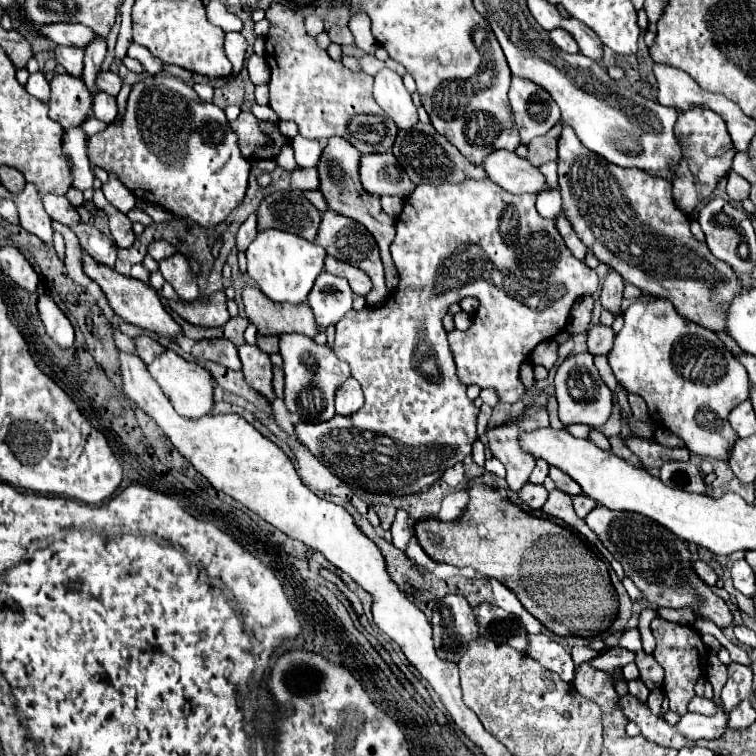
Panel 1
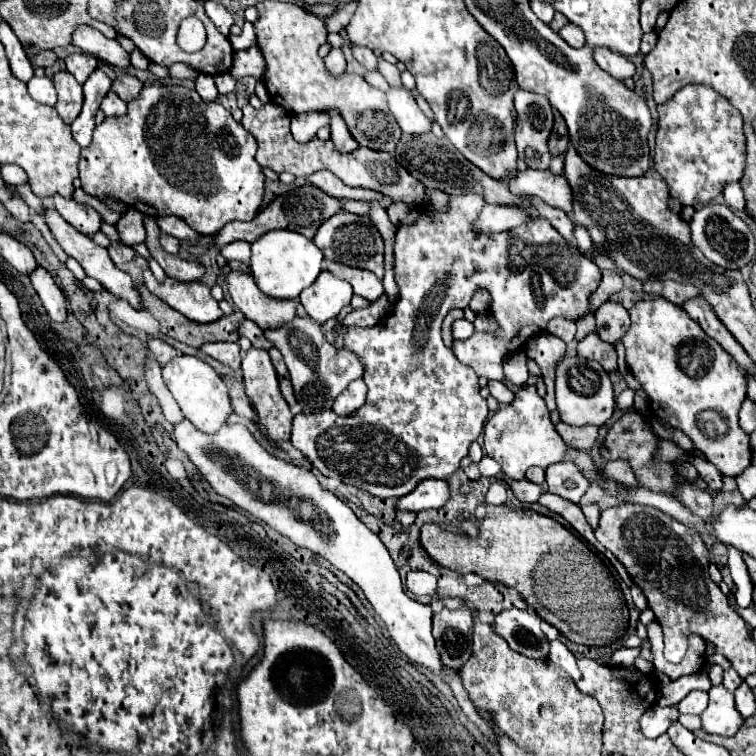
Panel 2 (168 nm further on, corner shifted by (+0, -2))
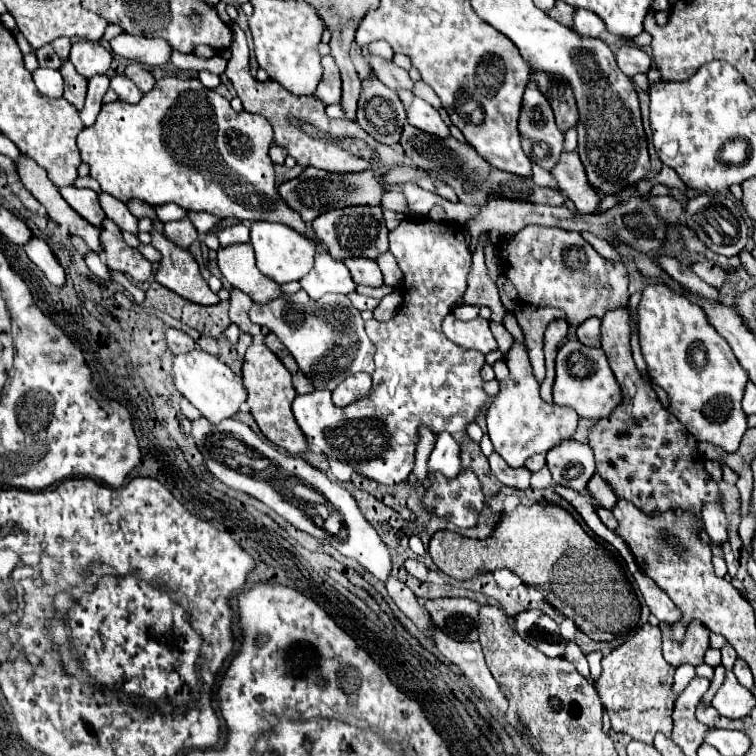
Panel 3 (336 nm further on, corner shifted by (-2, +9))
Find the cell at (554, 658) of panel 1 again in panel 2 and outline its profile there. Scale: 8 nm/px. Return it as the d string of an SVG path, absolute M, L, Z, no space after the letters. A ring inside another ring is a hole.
M559 640L551 642L549 660L551 660L553 664L557 664L559 668L563 668L565 672L569 672L575 682L581 680L581 672L579 672L579 668L577 668L577 660L575 660L575 656L571 654L571 650L569 650L563 642L559 642Z

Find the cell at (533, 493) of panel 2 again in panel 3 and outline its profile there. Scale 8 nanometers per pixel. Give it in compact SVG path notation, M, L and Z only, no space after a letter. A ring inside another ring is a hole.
M491 453L489 457L491 463L491 475L495 475L503 485L515 487L515 489L529 489L529 479L531 471L529 469L511 469L497 453Z

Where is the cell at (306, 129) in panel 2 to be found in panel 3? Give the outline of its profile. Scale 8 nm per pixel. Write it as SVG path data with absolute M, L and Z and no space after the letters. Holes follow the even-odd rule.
M325 55L323 57L323 79L321 83L317 85L317 91L315 95L319 97L321 105L327 107L327 105L333 105L333 103L339 103L339 93L341 93L341 75L339 75L339 67L335 63L335 59L331 55Z

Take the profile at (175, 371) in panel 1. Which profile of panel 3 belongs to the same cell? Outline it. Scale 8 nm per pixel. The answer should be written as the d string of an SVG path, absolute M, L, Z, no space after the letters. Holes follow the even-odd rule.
M193 349L189 353L175 355L173 359L173 375L175 375L175 387L177 391L189 399L205 419L211 423L219 423L227 417L233 417L239 411L239 405L247 399L247 393L243 389L241 377L235 375L225 363L221 363L217 357L209 355L207 351Z

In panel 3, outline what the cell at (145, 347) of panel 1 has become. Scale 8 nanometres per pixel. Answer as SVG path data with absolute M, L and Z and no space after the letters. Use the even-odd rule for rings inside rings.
M167 329L165 339L167 339L167 347L169 347L175 355L177 355L177 353L187 353L187 351L195 349L195 341L193 341L187 333L183 333L183 331L179 331L179 329Z

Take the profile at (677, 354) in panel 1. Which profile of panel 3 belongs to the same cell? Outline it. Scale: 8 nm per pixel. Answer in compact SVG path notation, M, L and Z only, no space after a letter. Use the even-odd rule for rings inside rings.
M647 285L643 289L637 313L641 353L645 357L651 381L667 391L669 411L687 427L687 431L697 441L709 441L725 449L727 453L735 453L739 449L743 433L747 431L747 415L741 409L747 373L743 373L743 367L737 363L729 343L715 331L699 305L693 305L681 293L667 289L667 285Z

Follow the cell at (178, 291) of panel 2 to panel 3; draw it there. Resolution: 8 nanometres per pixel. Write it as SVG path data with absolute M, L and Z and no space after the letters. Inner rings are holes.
M151 231L151 235L153 235L151 245L161 253L161 261L155 271L155 281L191 303L197 305L219 303L217 293L213 293L205 283L193 255L155 231Z

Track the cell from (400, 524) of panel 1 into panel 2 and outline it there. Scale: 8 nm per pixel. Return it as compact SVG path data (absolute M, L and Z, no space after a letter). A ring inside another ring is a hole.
M421 480L421 484L417 484L417 488L399 498L397 508L399 510L427 510L427 508L441 508L445 506L449 500L449 484L447 480Z

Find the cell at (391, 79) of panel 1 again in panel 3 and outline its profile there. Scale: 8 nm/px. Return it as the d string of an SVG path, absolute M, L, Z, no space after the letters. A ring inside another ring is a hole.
M415 97L407 109L407 121L417 127L417 129L423 129L427 133L433 133L437 137L447 137L449 135L449 129L447 125L443 123L443 119L439 117L437 109L431 107L427 101Z

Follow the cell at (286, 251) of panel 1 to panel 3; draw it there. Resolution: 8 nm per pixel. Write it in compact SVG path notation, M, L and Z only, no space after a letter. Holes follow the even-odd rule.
M257 221L251 225L251 245L255 245L255 259L259 265L259 271L267 277L271 277L275 283L283 285L289 281L299 281L313 269L317 245L309 237L297 233L295 229L279 223L269 221Z

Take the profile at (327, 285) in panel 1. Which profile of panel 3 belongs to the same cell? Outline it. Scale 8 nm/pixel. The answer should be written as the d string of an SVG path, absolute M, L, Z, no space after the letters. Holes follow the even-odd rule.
M317 251L315 265L307 277L301 281L301 289L309 293L313 301L319 301L327 293L351 293L355 291L355 283L349 275L349 269L343 265L343 261L333 259L327 251Z

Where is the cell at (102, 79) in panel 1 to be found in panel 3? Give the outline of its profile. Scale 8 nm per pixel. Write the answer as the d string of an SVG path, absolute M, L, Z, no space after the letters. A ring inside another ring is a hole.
M129 63L129 65L125 67L125 75L127 75L127 77L137 85L137 89L143 91L143 93L151 91L153 85L155 85L153 75L151 75L143 65L139 65L139 63Z

